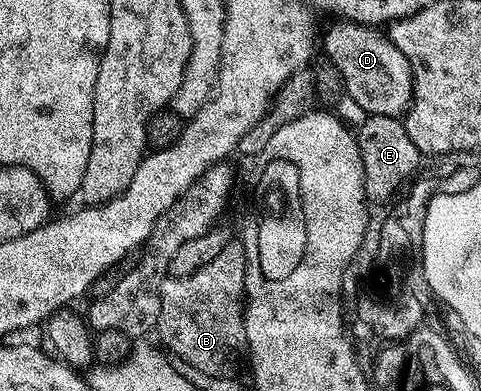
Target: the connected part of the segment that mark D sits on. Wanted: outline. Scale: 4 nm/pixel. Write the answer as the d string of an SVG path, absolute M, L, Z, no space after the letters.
M352 21L334 23L337 24L325 35L323 55L343 73L346 96L353 98L354 105L362 107L366 116L404 116L413 103L413 70L407 57L376 26Z

